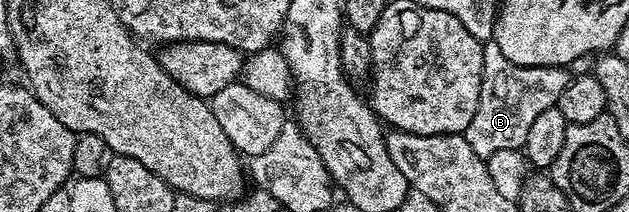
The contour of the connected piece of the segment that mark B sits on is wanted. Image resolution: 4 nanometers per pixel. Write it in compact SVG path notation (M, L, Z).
M485 41L482 45L482 81L480 102L472 122L468 122L464 133L468 146L483 158L496 154L496 150L519 150L528 138L532 121L544 114L544 110L555 107L569 86L572 76L565 67L525 68L513 64L501 53L497 42Z

